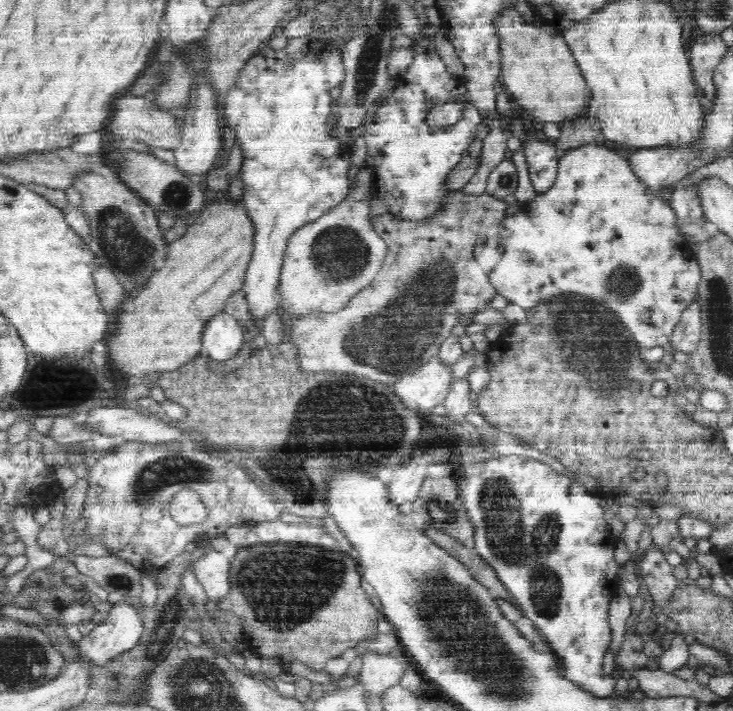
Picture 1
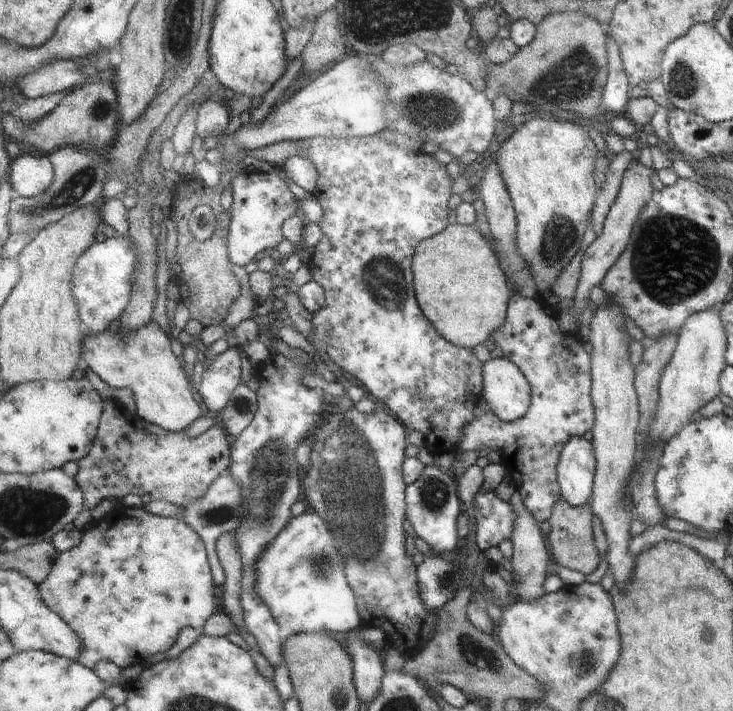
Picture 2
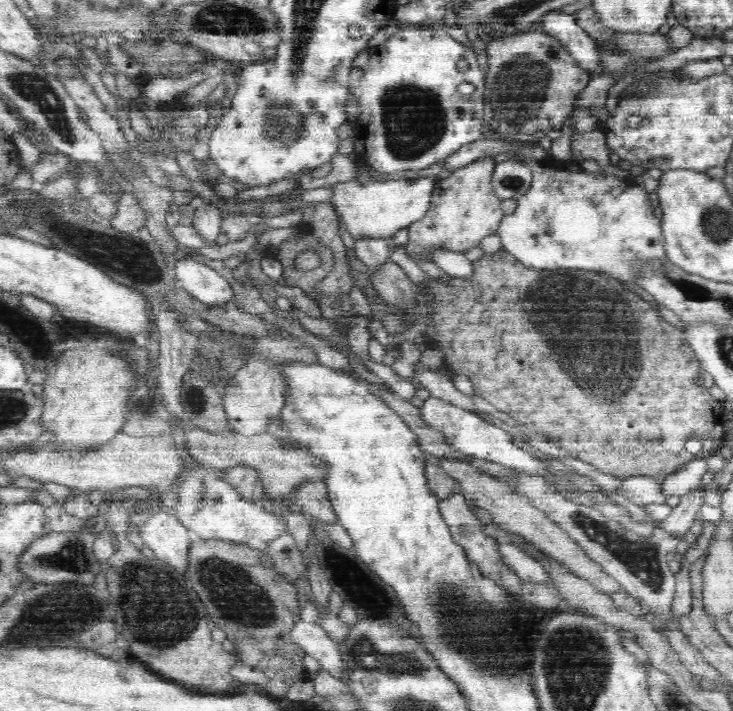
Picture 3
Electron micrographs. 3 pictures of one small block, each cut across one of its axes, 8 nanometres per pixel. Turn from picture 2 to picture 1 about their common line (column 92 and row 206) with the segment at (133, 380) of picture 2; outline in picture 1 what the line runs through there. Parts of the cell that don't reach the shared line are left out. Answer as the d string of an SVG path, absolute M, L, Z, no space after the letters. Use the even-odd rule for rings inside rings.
M344 200L290 236L284 248L277 289L280 314L286 312L292 317L303 317L338 312L360 290L372 284L384 262L387 246L370 226L369 211L369 201Z

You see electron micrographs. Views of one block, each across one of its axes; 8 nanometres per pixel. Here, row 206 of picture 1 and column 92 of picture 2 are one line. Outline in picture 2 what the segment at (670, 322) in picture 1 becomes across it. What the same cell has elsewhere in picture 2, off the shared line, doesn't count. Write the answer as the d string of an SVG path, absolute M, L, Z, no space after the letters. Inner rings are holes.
M119 505L104 515L103 519L88 519L82 526L84 527L82 540L75 547L60 553L54 563L52 572L43 583L39 583L40 592L43 594L48 606L62 616L66 622L71 623L74 630L84 641L83 654L80 655L78 662L95 671L102 661L116 663L127 670L139 663L144 664L150 656L156 656L156 654L162 654L162 652L166 653L170 648L174 648L179 641L182 630L188 627L196 627L199 631L202 630L204 623L214 614L215 596L212 596L214 581L202 539L200 539L196 529L191 524L188 524L184 519L152 514L146 510L146 505L142 507Z

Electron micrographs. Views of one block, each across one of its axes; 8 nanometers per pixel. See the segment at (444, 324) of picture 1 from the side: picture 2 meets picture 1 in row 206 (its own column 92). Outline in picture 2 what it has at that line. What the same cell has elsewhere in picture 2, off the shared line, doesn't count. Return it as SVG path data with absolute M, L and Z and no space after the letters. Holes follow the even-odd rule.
M114 398L106 399L105 402L106 406L103 414L103 420L99 428L98 438L96 438L96 442L94 448L92 449L92 452L78 463L80 469L78 474L76 475L77 481L84 489L84 494L86 494L86 506L88 511L96 508L96 506L98 506L98 504L100 504L102 500L106 500L106 498L123 498L124 496L128 496L128 494L132 493L138 494L140 497L149 494L152 500L167 500L168 502L172 502L176 505L179 505L180 507L188 507L190 505L193 505L196 501L199 501L207 493L207 490L210 488L210 486L214 484L214 482L218 480L220 476L226 473L228 469L230 469L231 448L228 446L228 441L226 441L226 430L224 430L224 426L221 421L206 430L206 432L194 437L190 436L190 434L188 434L188 431L169 431L166 430L164 427L152 424L151 422L144 420L137 413L130 413L128 409L125 408L125 406L123 406L118 400L115 400Z

